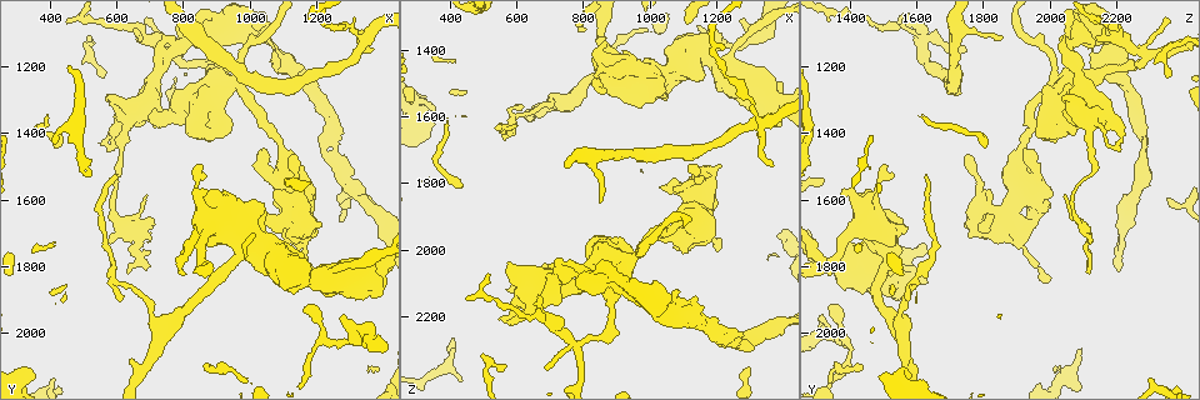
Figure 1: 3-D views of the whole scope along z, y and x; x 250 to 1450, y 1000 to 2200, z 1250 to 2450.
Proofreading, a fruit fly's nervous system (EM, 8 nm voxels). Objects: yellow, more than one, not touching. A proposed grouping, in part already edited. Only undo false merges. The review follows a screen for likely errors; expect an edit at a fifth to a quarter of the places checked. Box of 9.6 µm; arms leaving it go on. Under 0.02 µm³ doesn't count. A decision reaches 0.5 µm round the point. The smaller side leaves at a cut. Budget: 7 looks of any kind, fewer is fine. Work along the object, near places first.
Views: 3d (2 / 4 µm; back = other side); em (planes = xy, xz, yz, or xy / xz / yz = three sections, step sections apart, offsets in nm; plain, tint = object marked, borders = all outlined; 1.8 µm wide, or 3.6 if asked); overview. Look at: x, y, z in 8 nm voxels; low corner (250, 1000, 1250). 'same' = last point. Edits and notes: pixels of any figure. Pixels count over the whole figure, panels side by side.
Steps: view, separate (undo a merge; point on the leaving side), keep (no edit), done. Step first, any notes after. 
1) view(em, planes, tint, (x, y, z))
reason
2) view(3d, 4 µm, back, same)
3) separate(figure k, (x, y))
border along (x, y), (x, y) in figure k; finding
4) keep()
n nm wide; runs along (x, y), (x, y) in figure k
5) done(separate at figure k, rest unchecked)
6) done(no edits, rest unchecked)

view(3d, 2 µm, (590, 1650, 2070))
abrupt turn

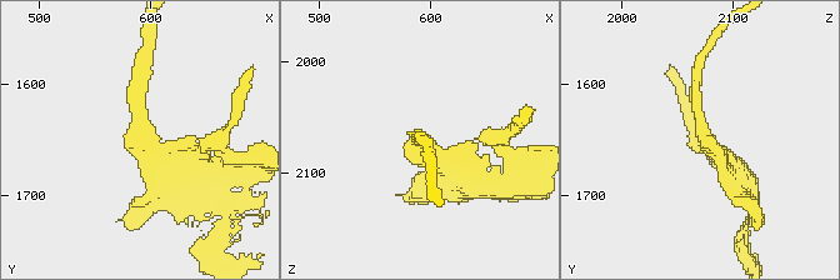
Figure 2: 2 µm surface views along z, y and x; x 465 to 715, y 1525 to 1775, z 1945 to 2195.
view(em, yz, step 8, tint, (590, 1642, 2076))
shape alone is not enough

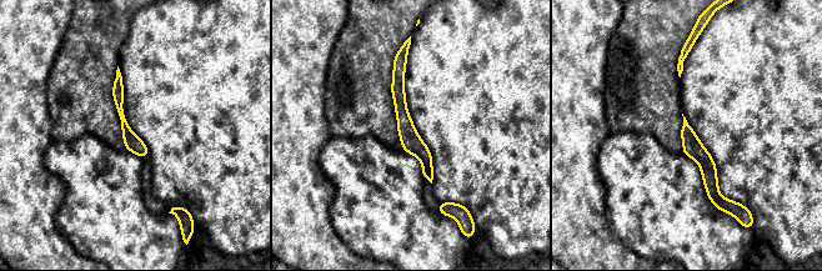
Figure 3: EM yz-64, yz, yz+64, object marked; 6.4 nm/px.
view(em, planes, tint, same)

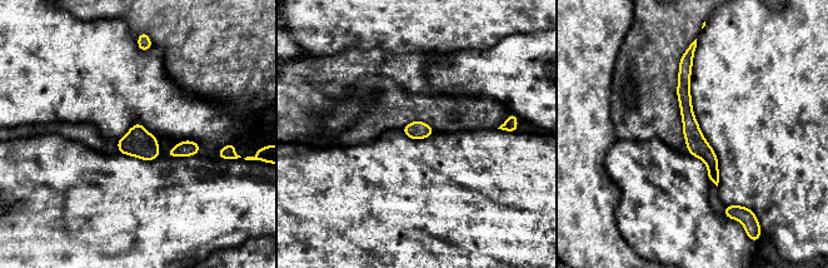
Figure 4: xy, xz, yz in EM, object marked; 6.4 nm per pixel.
keep()
runs along (684, 60), (691, 130), (716, 179) in figure 4; one neuron here

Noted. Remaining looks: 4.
view(em, planes, plain, (1240, 2040, 1390))

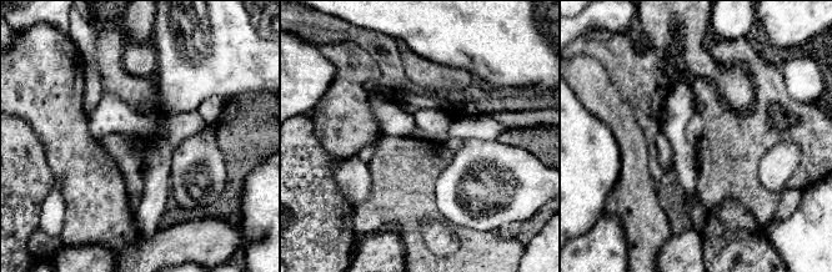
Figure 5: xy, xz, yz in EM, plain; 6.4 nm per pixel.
view(em, planes, tint, same)
with the object marked

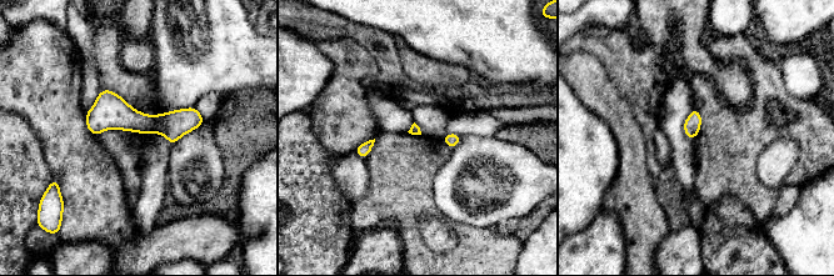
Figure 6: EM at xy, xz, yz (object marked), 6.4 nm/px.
separate(figure 6, (125, 118))
border along (161, 114), (163, 133) in figure 6; two neurons meet here

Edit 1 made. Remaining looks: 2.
done(separate at figure 6, rest unchecked)

